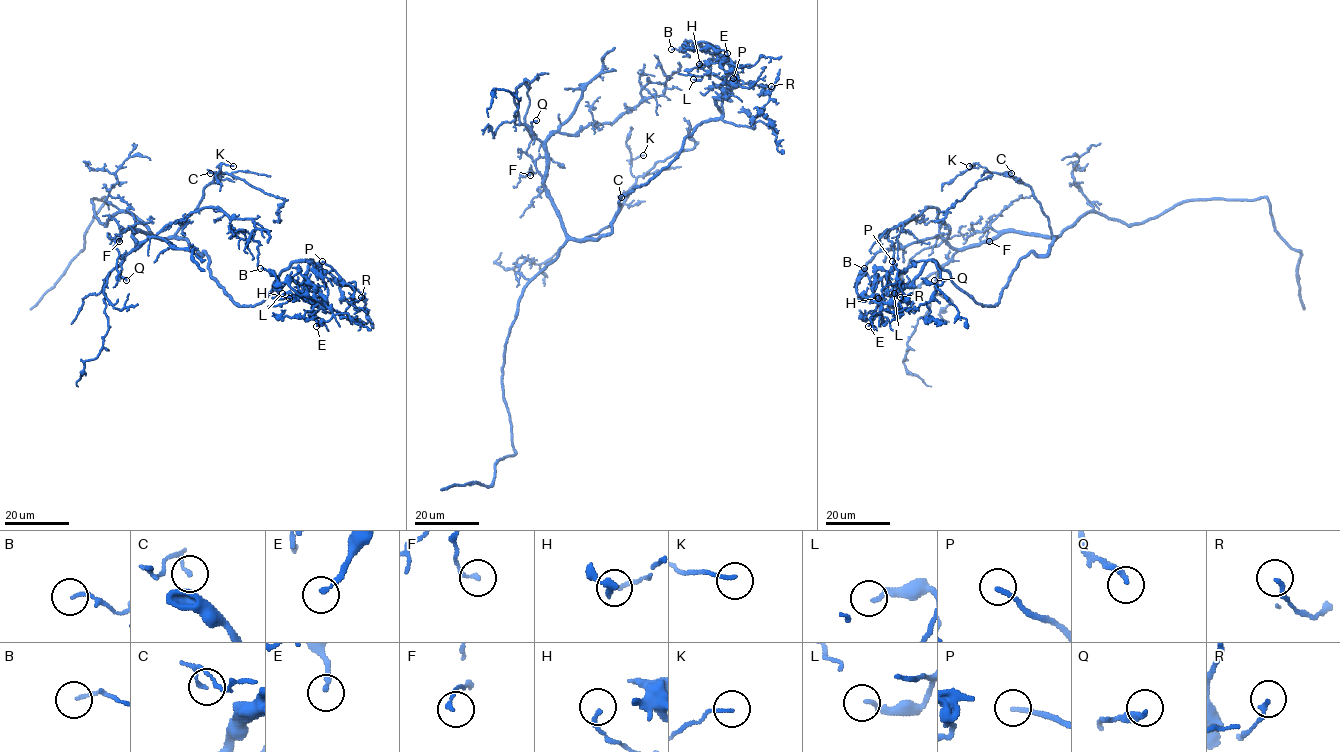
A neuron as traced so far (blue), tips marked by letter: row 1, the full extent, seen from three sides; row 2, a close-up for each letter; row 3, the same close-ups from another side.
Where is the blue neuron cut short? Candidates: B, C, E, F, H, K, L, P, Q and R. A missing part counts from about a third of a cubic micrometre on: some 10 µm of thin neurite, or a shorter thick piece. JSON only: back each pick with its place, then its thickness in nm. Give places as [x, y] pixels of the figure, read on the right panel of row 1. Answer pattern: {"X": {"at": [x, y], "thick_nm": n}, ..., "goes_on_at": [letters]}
{"P": {"at": [892, 261], "thick_nm": 180}, "goes_on_at": ["P"]}

